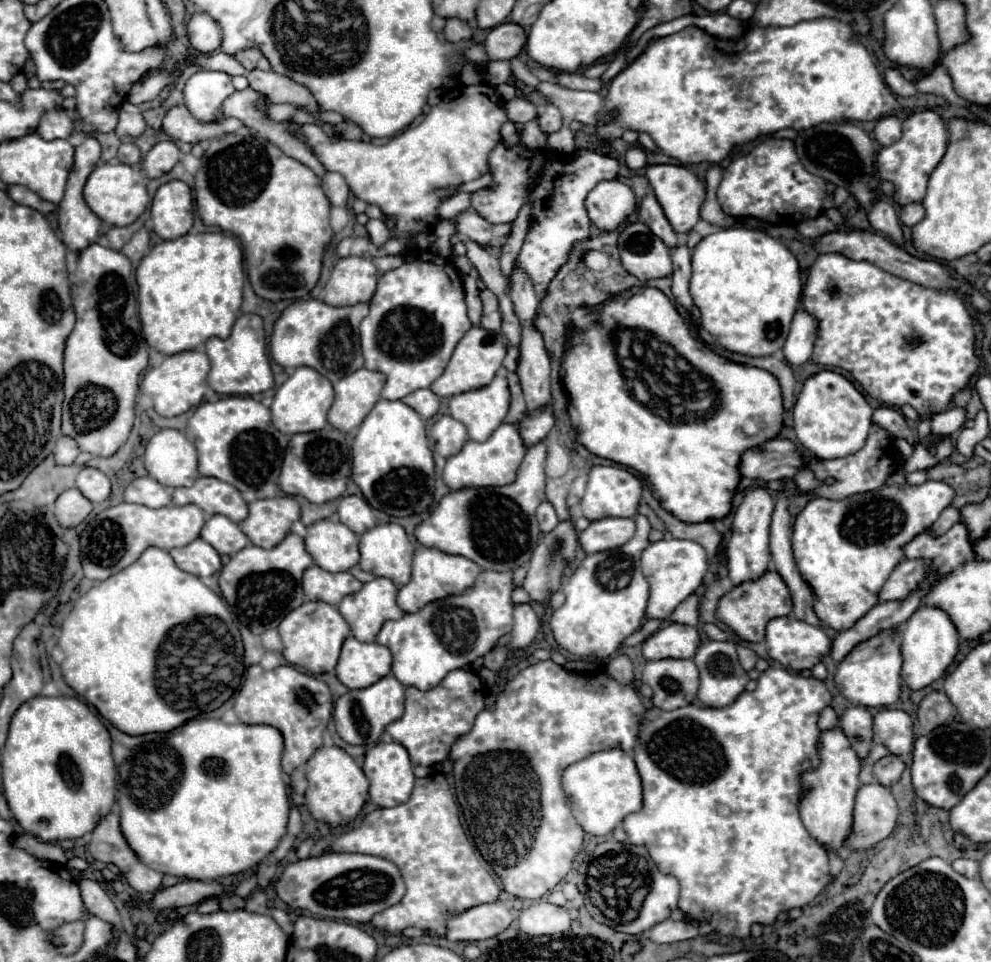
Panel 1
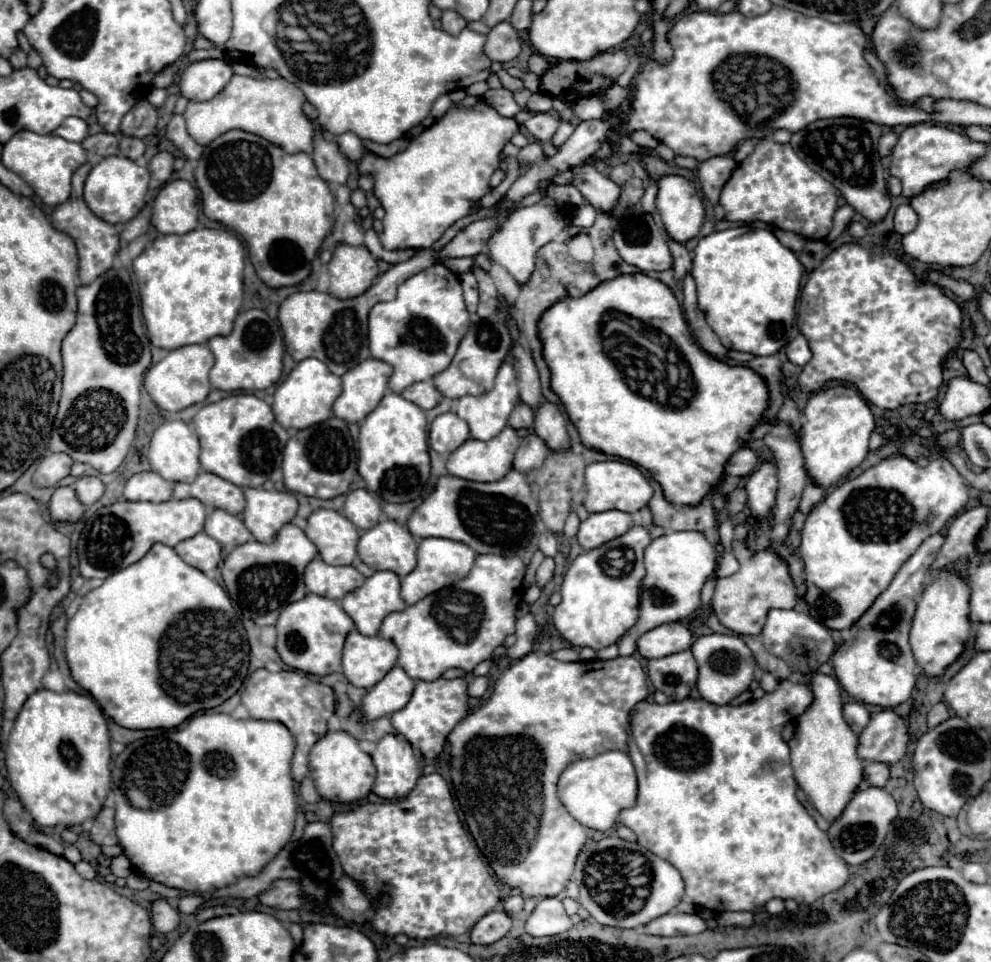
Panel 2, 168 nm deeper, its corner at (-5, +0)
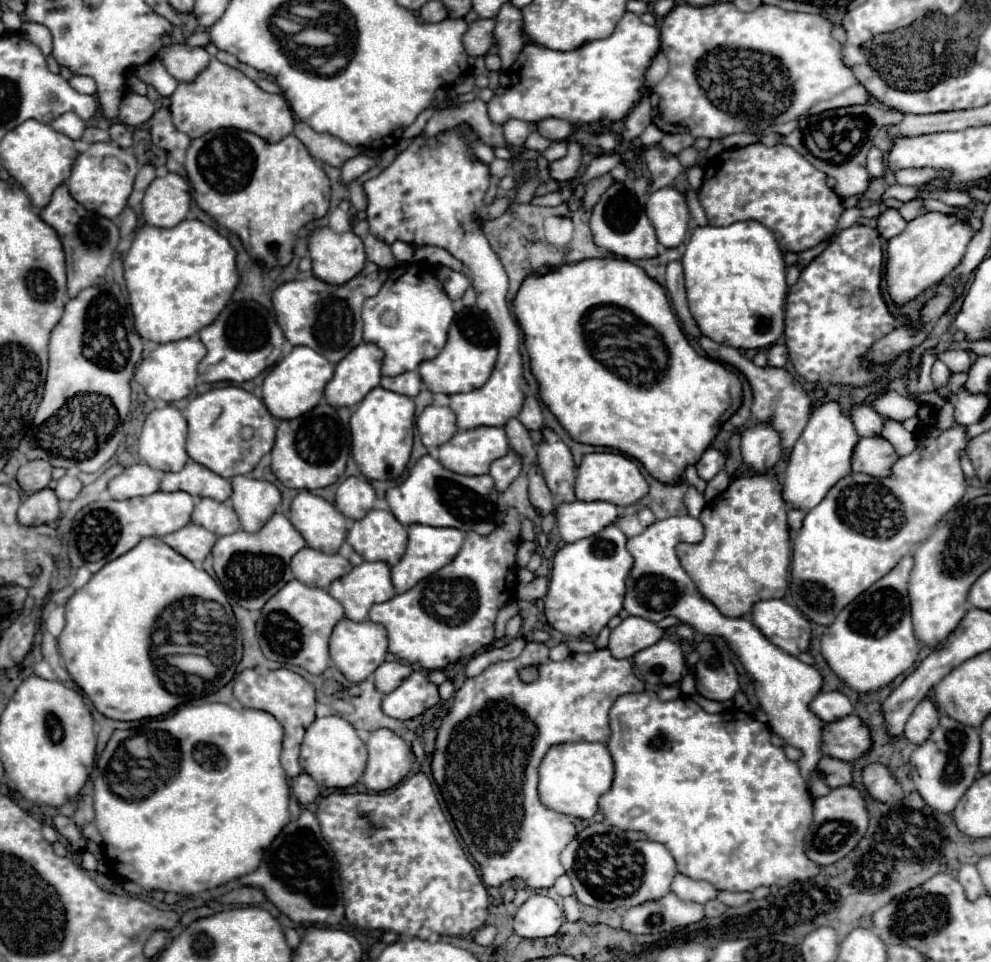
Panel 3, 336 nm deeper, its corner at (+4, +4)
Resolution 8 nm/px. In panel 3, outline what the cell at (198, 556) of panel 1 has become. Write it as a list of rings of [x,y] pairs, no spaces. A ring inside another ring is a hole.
[[[193,520],[177,532],[163,536],[163,542],[169,544],[175,552],[183,554],[191,562],[203,562],[215,544],[215,534],[211,534],[203,526],[195,526]]]

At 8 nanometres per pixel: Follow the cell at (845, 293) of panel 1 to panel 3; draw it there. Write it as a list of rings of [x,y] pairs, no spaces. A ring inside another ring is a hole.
[[[855,224],[841,230],[841,234],[801,270],[799,280],[787,296],[785,346],[789,348],[795,372],[805,382],[865,386],[887,370],[887,366],[875,370],[863,370],[863,366],[859,366],[859,354],[863,354],[871,342],[903,324],[903,320],[889,314],[879,292],[881,264],[883,252],[877,230]]]

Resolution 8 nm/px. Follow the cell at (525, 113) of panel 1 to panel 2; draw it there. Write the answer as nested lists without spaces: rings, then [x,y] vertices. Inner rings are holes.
[[[536,112],[534,116],[530,116],[526,122],[524,122],[524,128],[540,142],[544,140],[550,140],[554,136],[554,132],[558,130],[558,124],[560,124],[560,118],[550,114],[550,112]]]

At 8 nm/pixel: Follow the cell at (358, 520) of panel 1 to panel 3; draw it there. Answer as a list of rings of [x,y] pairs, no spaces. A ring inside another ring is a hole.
[[[349,476],[345,478],[337,488],[337,500],[335,506],[351,520],[363,518],[373,508],[375,502],[375,490],[369,480]]]

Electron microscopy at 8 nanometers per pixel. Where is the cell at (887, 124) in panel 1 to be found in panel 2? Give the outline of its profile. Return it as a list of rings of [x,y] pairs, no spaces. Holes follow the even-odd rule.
[[[892,130],[886,132],[886,134],[882,134],[882,138],[880,138],[880,142],[878,142],[878,152],[880,152],[880,156],[888,156],[888,154],[892,152],[896,140],[898,140],[898,136],[896,136]]]

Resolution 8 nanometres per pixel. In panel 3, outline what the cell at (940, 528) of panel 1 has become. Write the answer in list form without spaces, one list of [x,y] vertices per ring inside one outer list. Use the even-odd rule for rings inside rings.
[[[905,556],[887,576],[869,586],[851,604],[847,604],[821,638],[821,654],[831,670],[853,690],[879,690],[909,670],[919,654],[919,642],[911,626],[907,578],[913,558]]]

